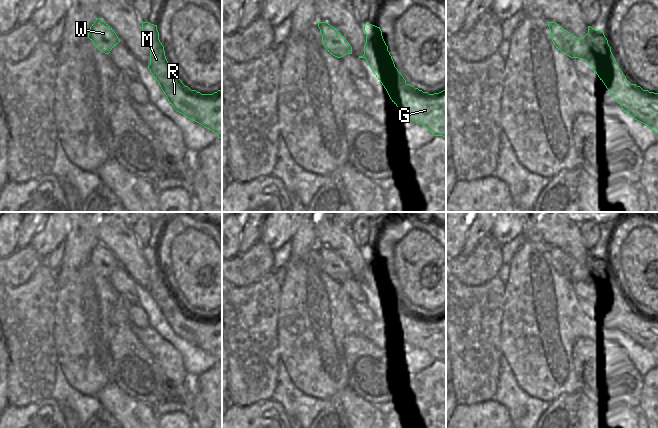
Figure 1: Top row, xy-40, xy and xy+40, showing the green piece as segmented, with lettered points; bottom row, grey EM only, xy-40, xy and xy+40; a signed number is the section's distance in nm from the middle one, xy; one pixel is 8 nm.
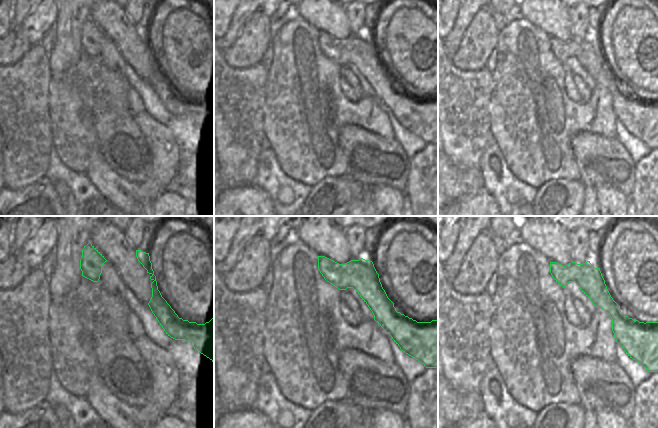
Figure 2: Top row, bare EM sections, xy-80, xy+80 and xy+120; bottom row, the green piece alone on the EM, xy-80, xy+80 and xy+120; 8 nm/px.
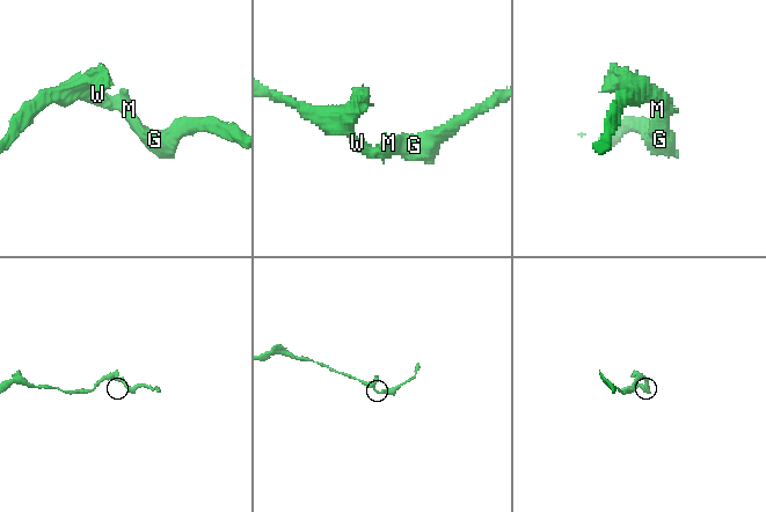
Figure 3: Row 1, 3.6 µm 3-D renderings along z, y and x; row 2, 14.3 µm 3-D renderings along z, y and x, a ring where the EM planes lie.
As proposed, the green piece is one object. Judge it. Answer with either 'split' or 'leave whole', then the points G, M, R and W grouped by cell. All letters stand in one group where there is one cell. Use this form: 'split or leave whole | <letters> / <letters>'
leave whole | G M R W

